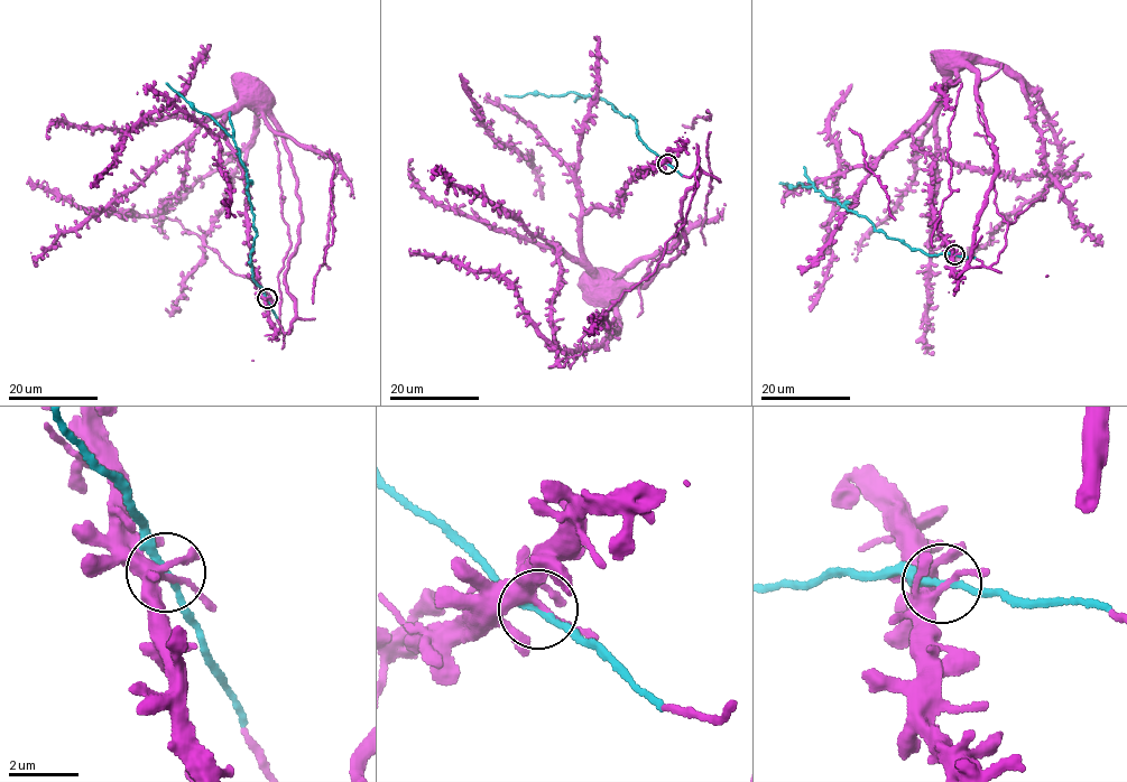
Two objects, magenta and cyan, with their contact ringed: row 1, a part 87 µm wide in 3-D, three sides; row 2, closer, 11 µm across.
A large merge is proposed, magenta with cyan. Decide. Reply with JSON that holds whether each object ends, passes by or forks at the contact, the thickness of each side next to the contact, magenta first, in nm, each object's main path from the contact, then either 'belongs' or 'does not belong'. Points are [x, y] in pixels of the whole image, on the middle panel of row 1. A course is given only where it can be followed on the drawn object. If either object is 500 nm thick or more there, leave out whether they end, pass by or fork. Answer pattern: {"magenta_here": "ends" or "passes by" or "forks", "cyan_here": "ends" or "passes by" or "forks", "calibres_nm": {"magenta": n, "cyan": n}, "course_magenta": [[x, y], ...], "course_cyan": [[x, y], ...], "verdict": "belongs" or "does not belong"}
{"magenta_here": "forks", "cyan_here": "passes by", "calibres_nm": {"magenta": 280, "cyan": 200}, "course_magenta": [[667, 163], [634, 175], [615, 213], [581, 222], [619, 331], [600, 316], [685, 222], [649, 264], [637, 317]], "course_cyan": [[667, 163], [641, 141], [635, 118], [626, 117], [606, 101], [573, 93], [504, 95]], "verdict": "belongs"}

